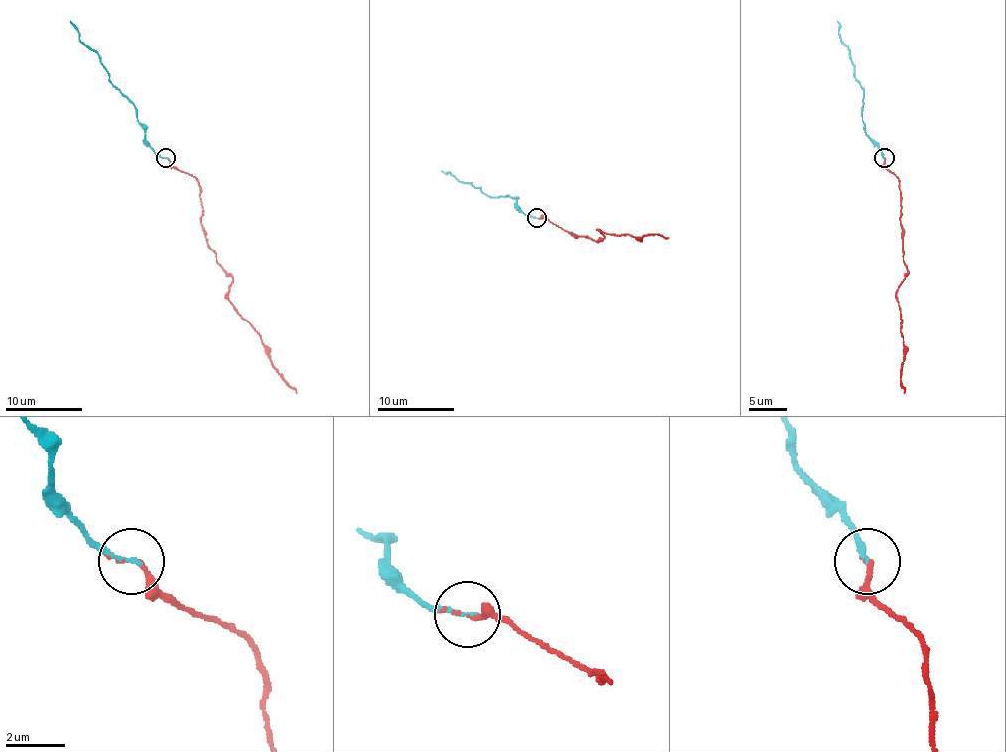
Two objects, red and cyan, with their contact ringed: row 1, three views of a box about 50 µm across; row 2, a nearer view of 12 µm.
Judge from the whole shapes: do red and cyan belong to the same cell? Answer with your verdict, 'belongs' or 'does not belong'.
belongs

